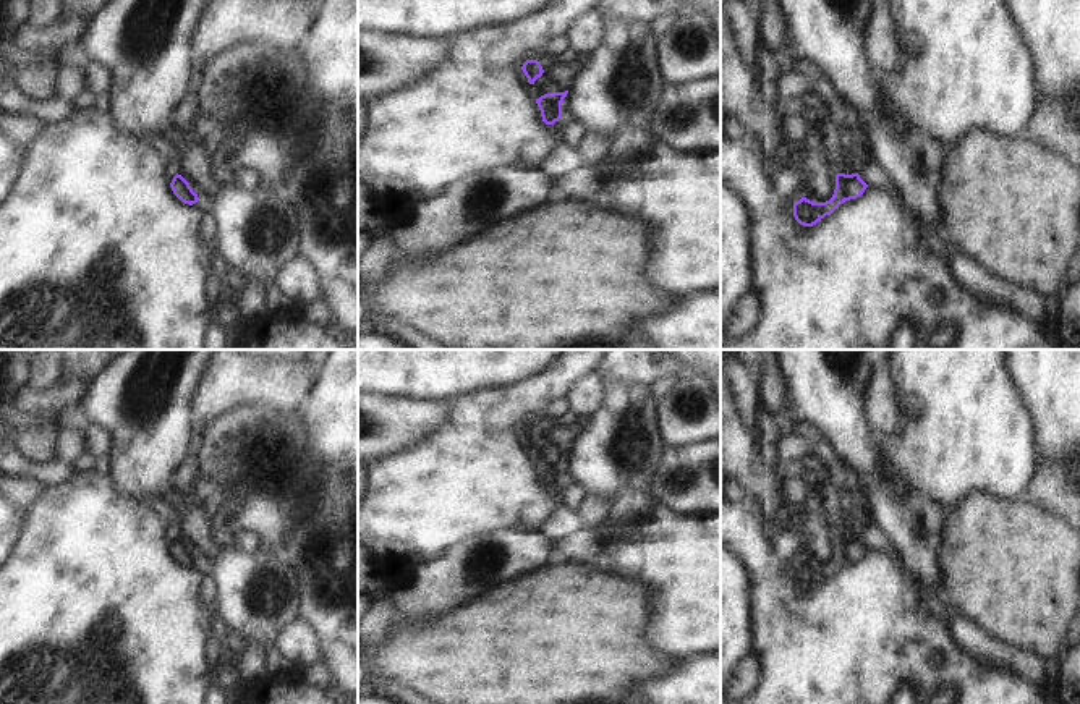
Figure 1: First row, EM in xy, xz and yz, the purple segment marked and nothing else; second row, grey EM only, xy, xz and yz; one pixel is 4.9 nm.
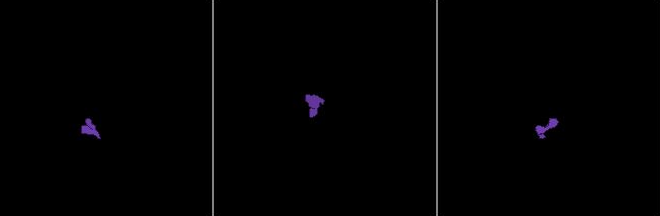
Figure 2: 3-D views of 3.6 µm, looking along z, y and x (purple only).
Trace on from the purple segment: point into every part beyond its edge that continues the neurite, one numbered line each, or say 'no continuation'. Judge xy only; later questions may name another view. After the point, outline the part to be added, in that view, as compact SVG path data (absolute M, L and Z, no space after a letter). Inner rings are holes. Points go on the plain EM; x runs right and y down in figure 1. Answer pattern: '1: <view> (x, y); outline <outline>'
1: xy (94, 609); outline M79 471L73 479L47 487L29 507L23 537L6 565L0 568L0 704L206 704L206 696L215 685L215 670L209 660L209 638L212 634L212 610L202 600L202 581L207 573L204 563L189 568L181 565L172 553L170 545L176 537L176 529L170 526L151 505L125 494L112 474L99 471Z

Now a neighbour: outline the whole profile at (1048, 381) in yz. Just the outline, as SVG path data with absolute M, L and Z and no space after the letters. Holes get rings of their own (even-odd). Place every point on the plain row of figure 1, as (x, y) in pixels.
M1007 350L1007 369L1033 419L1040 455L1057 458L1080 445L1080 350Z

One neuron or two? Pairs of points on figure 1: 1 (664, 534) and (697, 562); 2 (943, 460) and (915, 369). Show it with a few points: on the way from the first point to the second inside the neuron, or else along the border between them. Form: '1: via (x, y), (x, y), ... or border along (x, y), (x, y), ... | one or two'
1: via (672, 542), (688, 559) | one
2: via (943, 437), (943, 397), (938, 392) | one

